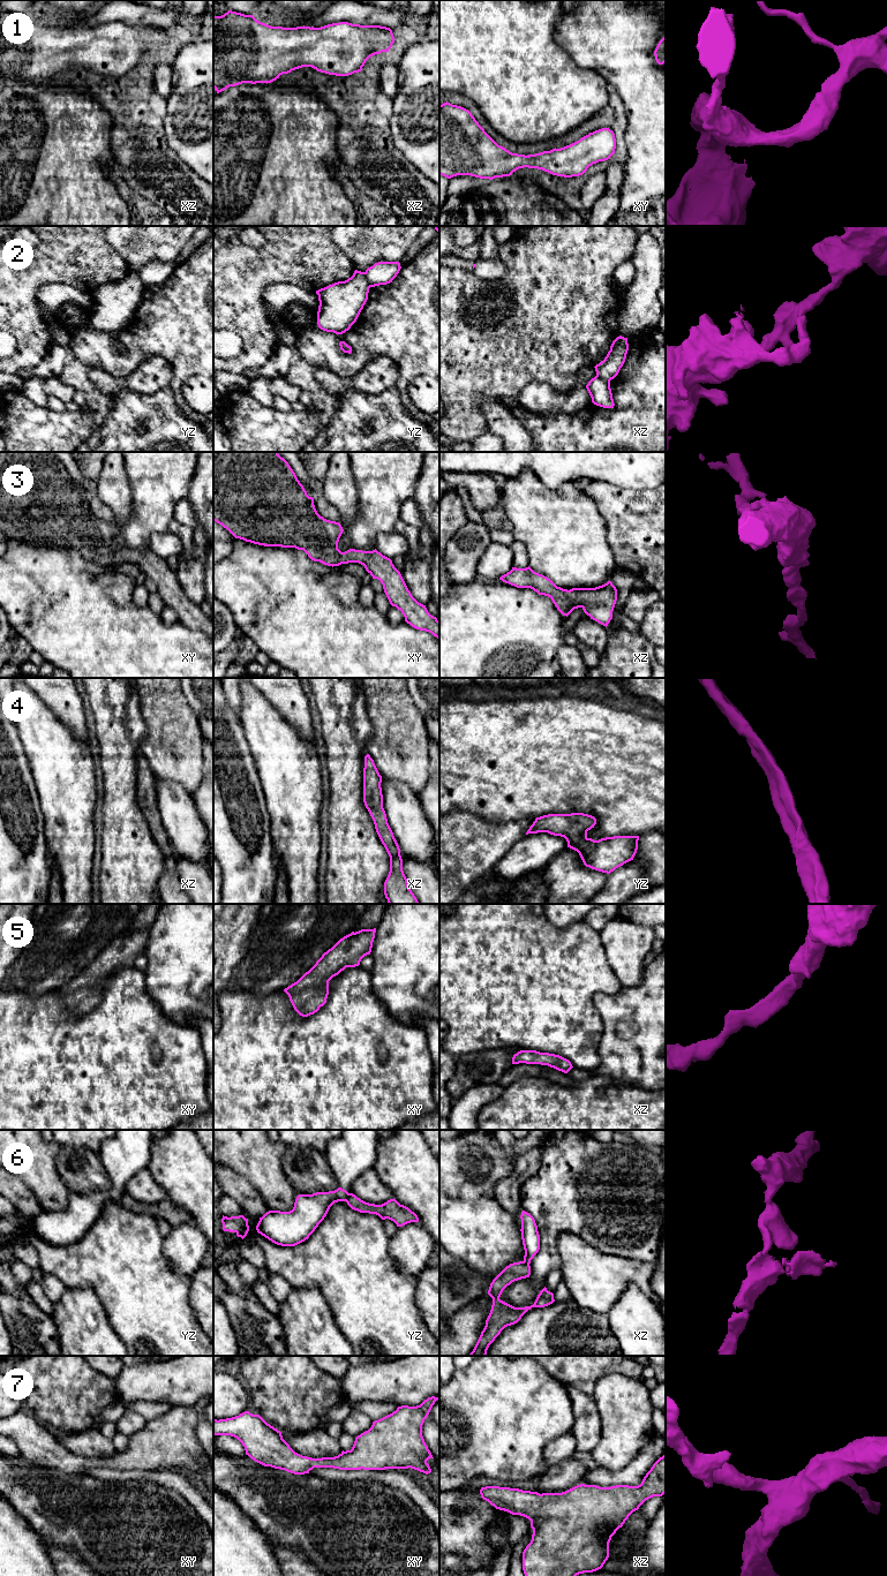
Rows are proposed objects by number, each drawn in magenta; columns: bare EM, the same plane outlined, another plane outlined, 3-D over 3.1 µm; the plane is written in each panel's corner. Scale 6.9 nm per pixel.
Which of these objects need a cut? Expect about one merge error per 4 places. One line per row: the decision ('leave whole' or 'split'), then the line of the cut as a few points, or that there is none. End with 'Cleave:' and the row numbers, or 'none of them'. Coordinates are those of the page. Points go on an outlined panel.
1: leave whole; cut none
2: split; cut yz (363, 272), (369, 287)
3: leave whole; cut none
4: leave whole; cut none
5: leave whole; cut none
6: split; cut yz (348, 1193), (345, 1200)
7: leave whole; cut none
Cleave: 2, 6

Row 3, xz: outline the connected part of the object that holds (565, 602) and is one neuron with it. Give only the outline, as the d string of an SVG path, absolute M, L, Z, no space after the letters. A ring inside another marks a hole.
M529 566L526 568L512 567L499 580L517 588L531 588L539 595L550 597L563 616L567 617L574 609L581 608L591 619L606 627L612 619L617 589L611 581L595 588L567 590L557 587L550 579L534 572Z

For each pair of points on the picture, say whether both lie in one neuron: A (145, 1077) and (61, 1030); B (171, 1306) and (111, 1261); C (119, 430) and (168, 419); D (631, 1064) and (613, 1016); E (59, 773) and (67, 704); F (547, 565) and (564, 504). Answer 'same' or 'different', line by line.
A: same
B: same
C: same
D: same
E: different
F: same

